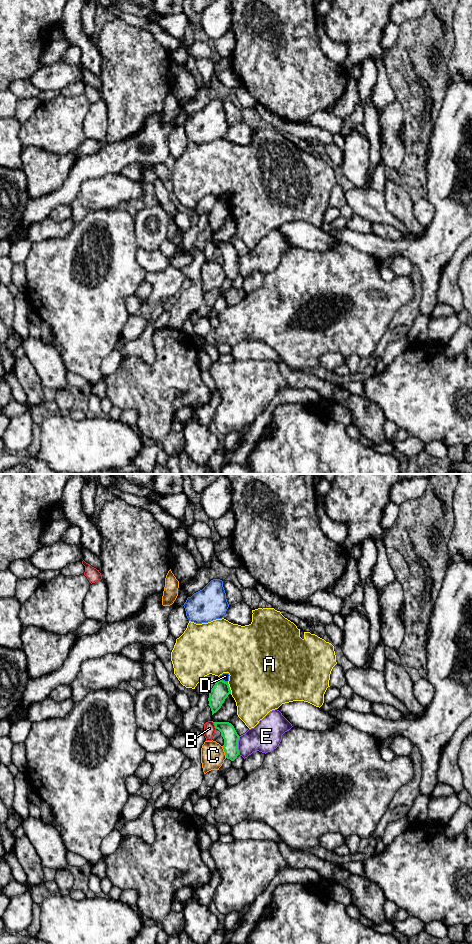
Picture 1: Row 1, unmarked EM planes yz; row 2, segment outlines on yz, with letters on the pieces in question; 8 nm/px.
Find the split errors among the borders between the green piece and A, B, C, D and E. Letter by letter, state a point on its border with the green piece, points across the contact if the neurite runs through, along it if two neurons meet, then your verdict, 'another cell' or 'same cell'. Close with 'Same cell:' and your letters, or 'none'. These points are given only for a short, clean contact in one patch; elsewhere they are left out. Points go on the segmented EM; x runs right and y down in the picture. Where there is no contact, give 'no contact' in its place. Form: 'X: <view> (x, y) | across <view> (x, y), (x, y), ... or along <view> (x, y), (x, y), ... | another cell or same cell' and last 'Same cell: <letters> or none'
A: yz (229, 688) | another cell
B: yz (214, 724) | another cell
C: yz (225, 752) | along yz (222, 746), (226, 757) | another cell
D: yz (222, 680) | along yz (219, 678), (227, 683) | another cell
E: yz (237, 745) | another cell
Same cell: none

